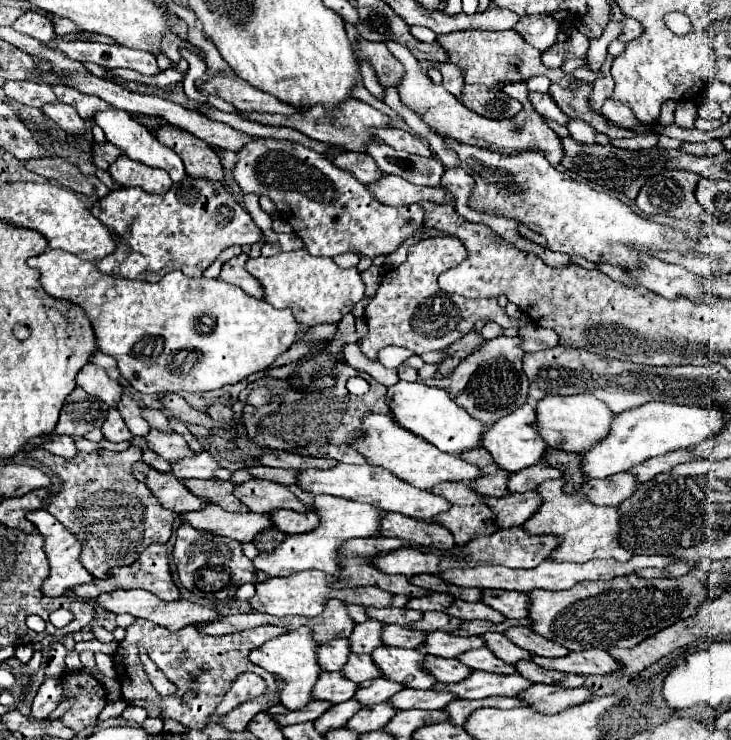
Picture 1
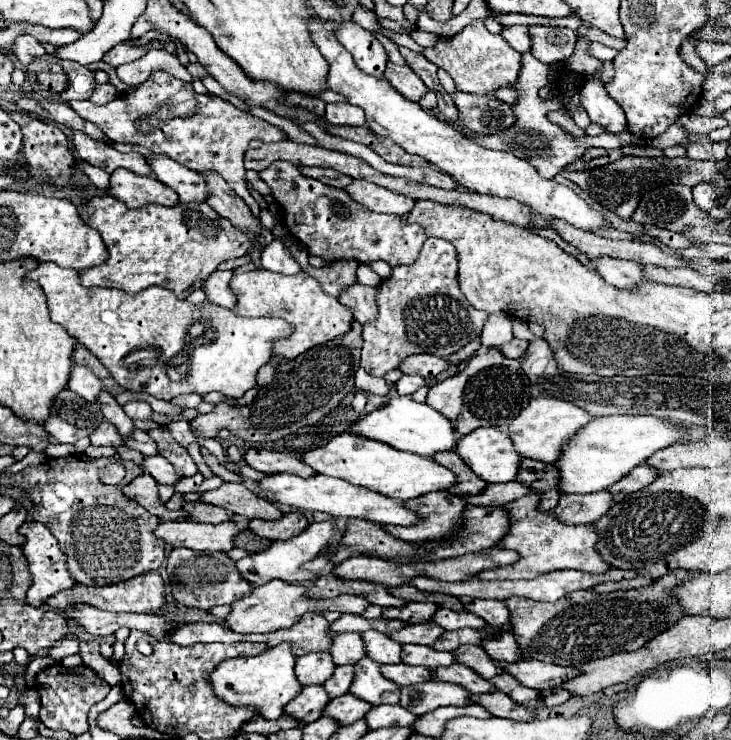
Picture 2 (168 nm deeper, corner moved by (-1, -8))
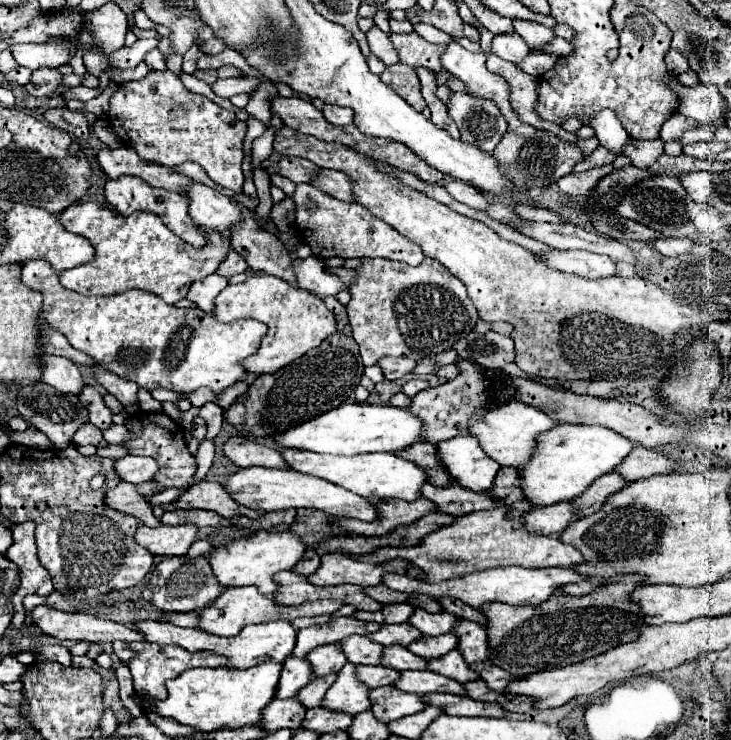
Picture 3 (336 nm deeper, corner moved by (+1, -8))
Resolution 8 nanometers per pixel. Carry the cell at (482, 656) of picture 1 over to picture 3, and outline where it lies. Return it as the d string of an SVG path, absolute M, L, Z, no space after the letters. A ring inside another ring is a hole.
M406 670L400 672L400 678L394 682L394 686L402 692L410 694L430 694L430 692L444 692L444 694L464 694L462 684L456 680L450 680L446 676L438 676L434 672L426 670Z

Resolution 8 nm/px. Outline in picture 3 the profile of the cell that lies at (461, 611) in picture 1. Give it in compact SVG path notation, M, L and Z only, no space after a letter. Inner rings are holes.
M416 608L414 614L408 618L408 622L418 628L424 636L440 636L440 634L446 634L452 630L454 622L458 618L454 614L448 614L448 612L438 612L438 614L430 614L422 608Z

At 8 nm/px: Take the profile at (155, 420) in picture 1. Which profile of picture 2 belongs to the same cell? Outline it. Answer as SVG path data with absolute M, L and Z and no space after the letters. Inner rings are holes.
M128 402L128 404L124 404L124 412L132 420L150 420L150 416L152 416L152 408L146 402Z

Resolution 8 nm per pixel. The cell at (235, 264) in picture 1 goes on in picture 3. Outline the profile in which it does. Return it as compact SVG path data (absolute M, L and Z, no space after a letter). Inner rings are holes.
M210 274L210 276L202 278L202 280L196 280L196 282L190 286L186 298L188 298L192 304L196 304L202 312L212 314L212 312L214 312L214 298L216 298L226 286L228 286L228 280L226 280L226 278L222 278L222 276L218 276L218 274Z

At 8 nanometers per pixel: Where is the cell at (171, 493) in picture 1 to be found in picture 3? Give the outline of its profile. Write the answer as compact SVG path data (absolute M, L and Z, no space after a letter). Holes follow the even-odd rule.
M120 482L116 488L108 490L104 504L112 510L118 510L122 514L138 518L142 524L146 524L150 528L156 528L160 524L160 520L154 518L148 500L144 496L140 496L136 492L136 486L130 482Z

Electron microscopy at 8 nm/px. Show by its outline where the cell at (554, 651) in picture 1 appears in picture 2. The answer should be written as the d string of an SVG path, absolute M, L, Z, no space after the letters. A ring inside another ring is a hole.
M506 632L506 634L500 634L492 640L484 640L482 648L486 652L490 652L490 656L494 660L500 660L500 662L516 662L522 658L522 650L518 646L518 640L512 632Z

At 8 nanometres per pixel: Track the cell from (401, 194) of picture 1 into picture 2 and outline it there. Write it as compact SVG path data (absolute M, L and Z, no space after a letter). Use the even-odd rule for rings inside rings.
M354 180L346 192L362 206L366 206L372 212L392 212L392 214L408 214L414 206L414 200L410 196L392 192L388 188L382 188L378 184L372 184L368 180Z

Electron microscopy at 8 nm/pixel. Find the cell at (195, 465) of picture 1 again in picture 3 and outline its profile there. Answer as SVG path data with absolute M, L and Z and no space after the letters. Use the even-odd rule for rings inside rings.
M124 456L124 458L114 460L114 470L120 476L120 480L140 484L140 482L148 482L154 478L158 464L156 460L150 460L146 456L144 458L142 456Z

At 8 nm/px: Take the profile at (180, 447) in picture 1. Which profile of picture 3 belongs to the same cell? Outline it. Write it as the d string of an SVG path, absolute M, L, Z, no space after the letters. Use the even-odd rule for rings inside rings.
M112 424L110 428L106 428L104 432L104 440L108 444L122 444L122 440L126 440L126 426L116 426Z

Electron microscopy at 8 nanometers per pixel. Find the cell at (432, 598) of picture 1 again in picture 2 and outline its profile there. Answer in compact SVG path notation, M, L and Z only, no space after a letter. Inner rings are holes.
M408 602L402 608L384 608L382 618L392 618L392 620L396 618L408 624L420 624L420 622L430 622L438 608L440 606L436 606L434 602Z

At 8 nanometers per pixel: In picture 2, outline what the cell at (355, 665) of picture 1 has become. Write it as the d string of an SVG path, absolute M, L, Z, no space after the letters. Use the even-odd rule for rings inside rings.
M338 666L336 672L332 674L330 680L324 682L324 688L328 688L328 696L336 698L336 696L342 696L342 694L348 694L350 686L352 686L352 680L354 680L354 666Z

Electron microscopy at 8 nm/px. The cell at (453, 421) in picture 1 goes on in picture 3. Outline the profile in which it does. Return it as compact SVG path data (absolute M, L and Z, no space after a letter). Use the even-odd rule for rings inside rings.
M340 404L338 408L324 412L304 424L298 424L286 432L278 432L274 440L280 446L302 448L310 452L326 454L366 454L366 452L396 452L422 440L422 424L416 416L410 416L404 408L372 406L372 404Z

